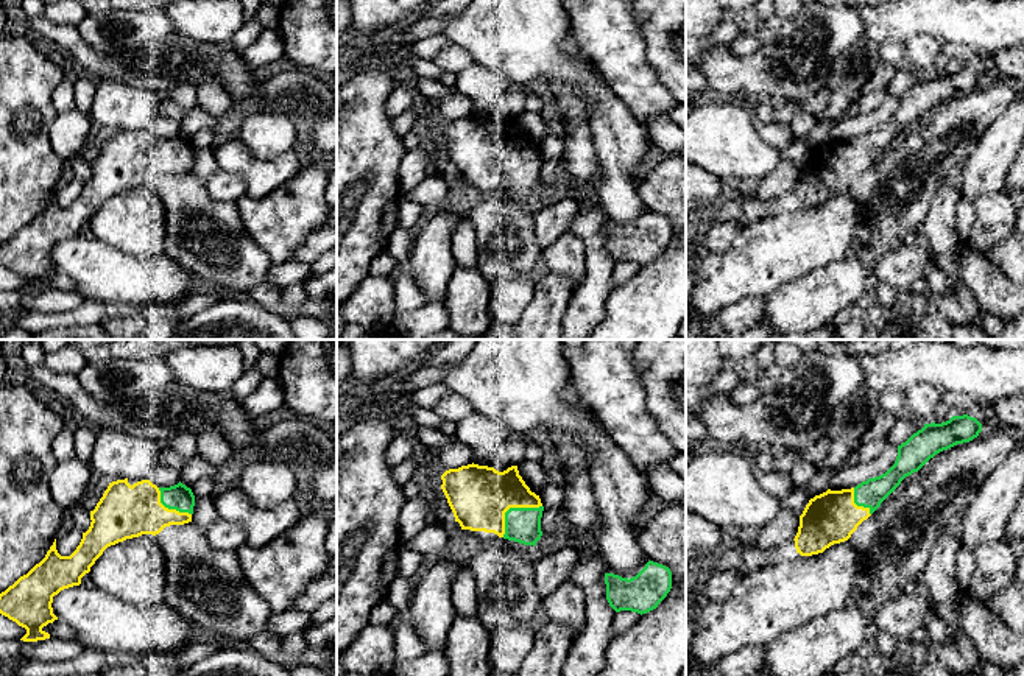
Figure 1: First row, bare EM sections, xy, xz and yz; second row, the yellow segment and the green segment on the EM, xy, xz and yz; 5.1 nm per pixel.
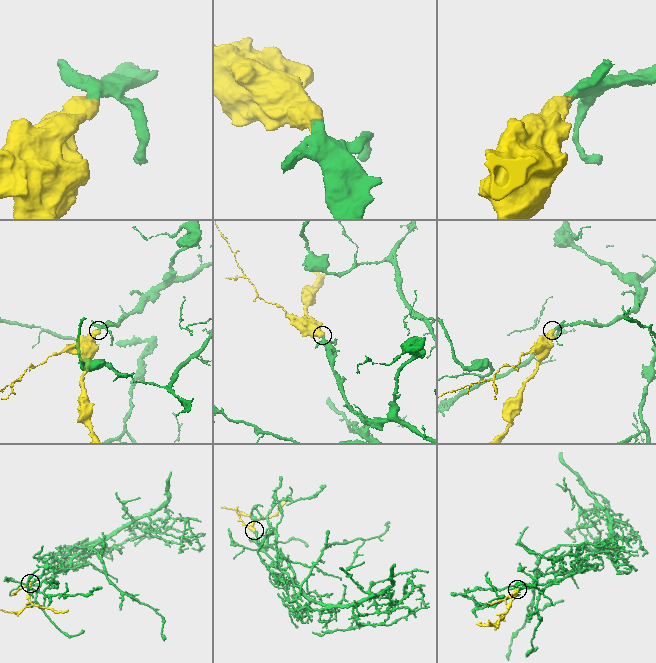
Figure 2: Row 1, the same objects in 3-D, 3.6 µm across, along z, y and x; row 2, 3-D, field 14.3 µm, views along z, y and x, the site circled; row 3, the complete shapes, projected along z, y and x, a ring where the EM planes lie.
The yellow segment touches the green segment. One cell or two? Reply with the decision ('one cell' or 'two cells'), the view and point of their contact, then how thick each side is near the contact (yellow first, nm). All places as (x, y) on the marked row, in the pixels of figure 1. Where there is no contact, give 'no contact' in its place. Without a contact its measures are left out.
one cell | xz (512, 506) | 320/180 nm

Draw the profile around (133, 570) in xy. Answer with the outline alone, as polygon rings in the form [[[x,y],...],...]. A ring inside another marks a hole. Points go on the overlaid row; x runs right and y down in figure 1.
[[[153,534],[108,547],[90,567],[97,589],[142,607],[164,603],[165,555]]]

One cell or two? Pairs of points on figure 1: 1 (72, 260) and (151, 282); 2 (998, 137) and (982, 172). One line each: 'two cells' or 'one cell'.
1: one cell
2: one cell

